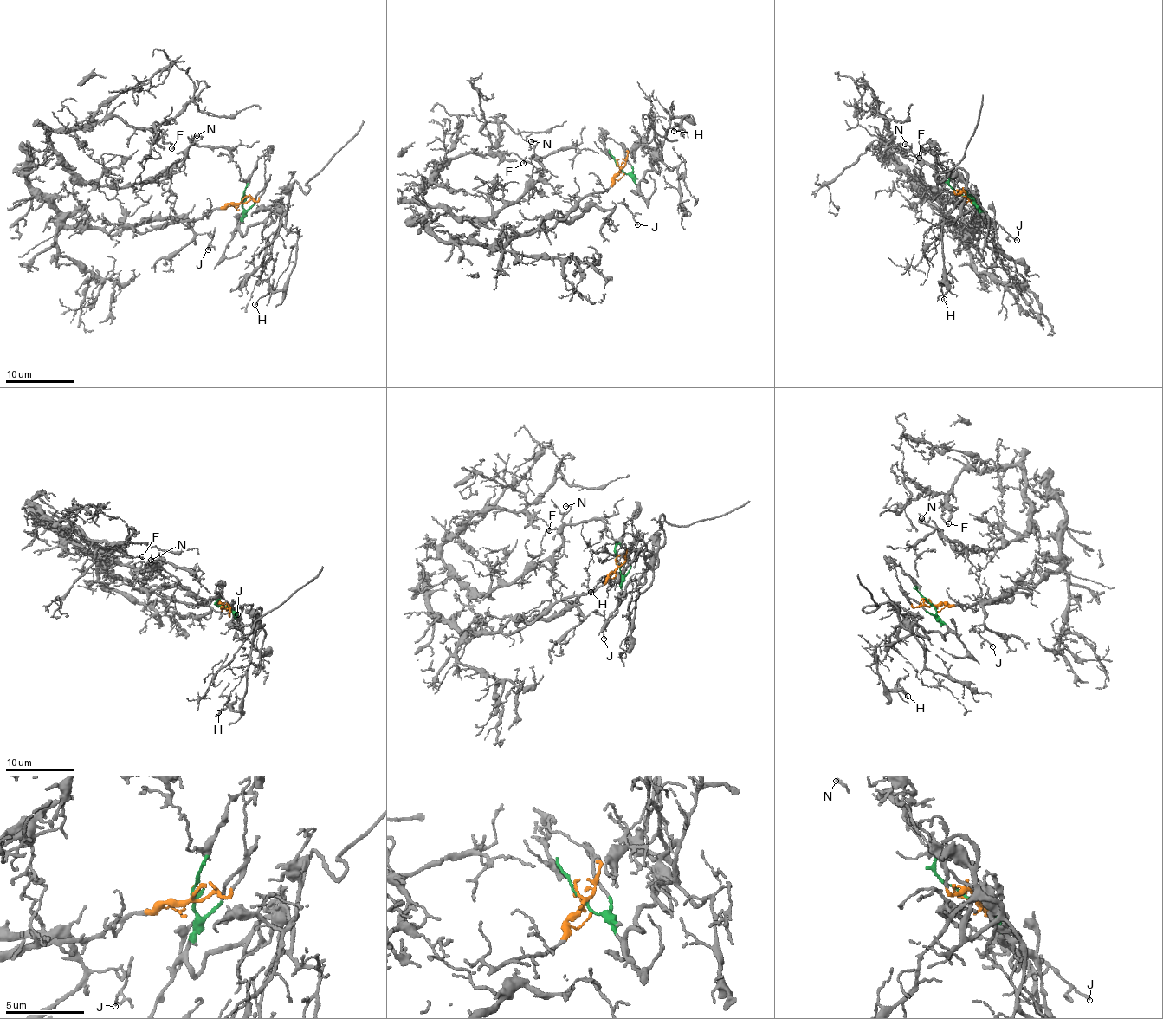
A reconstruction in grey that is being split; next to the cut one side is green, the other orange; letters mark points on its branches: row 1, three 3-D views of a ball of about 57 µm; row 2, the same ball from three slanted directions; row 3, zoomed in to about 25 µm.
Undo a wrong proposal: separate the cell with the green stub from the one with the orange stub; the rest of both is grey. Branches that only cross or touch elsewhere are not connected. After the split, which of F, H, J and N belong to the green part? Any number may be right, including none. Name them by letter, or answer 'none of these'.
H

